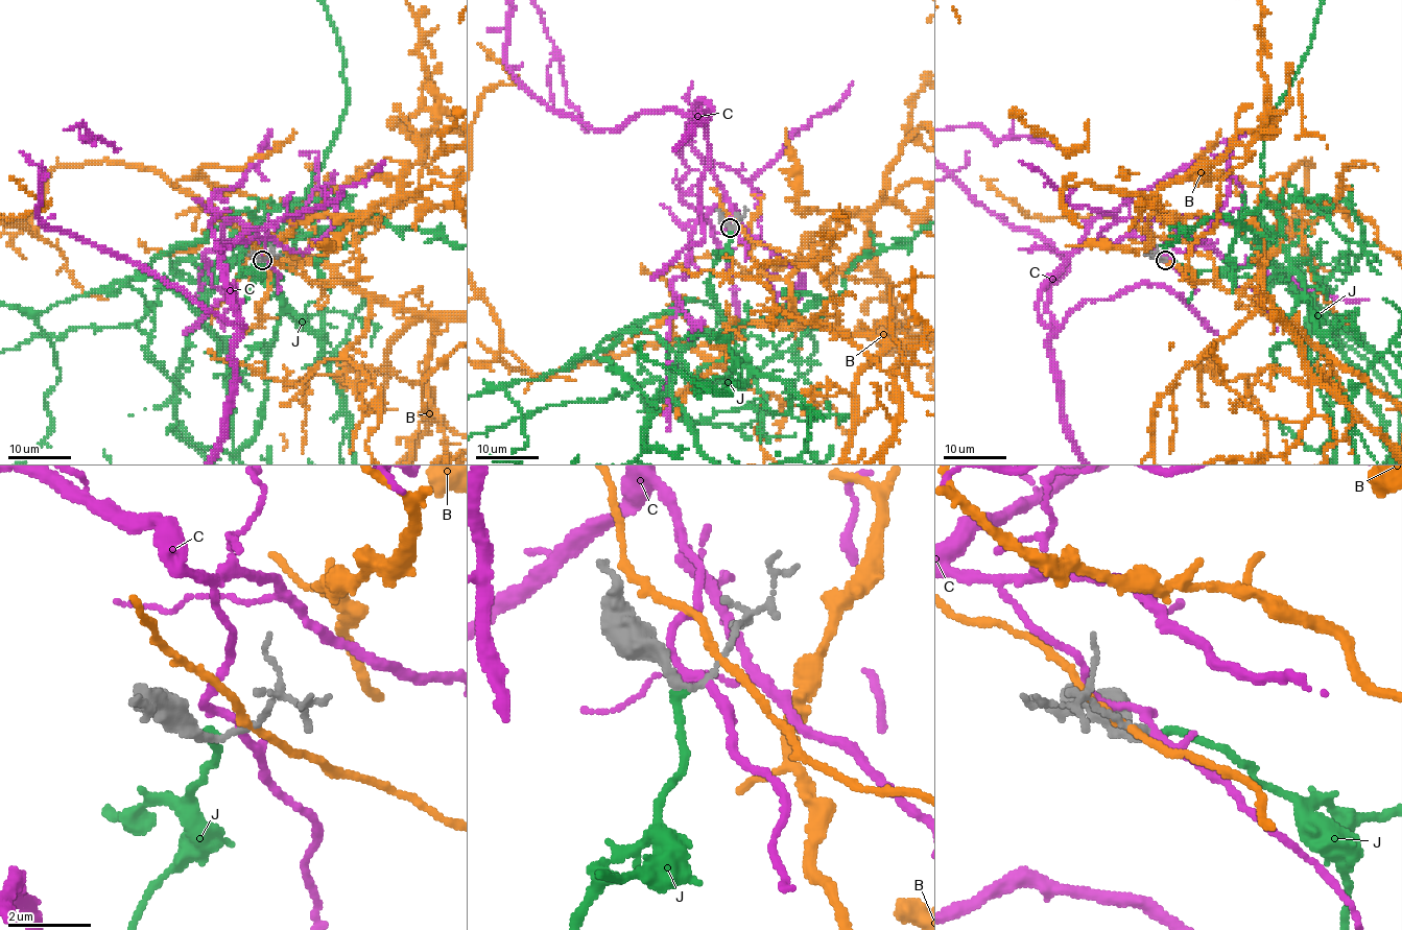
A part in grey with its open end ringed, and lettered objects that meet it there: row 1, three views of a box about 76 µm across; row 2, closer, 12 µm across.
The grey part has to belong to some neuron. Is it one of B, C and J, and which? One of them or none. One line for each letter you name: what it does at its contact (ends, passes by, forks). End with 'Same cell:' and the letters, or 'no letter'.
J: it ends
Same cell: J

